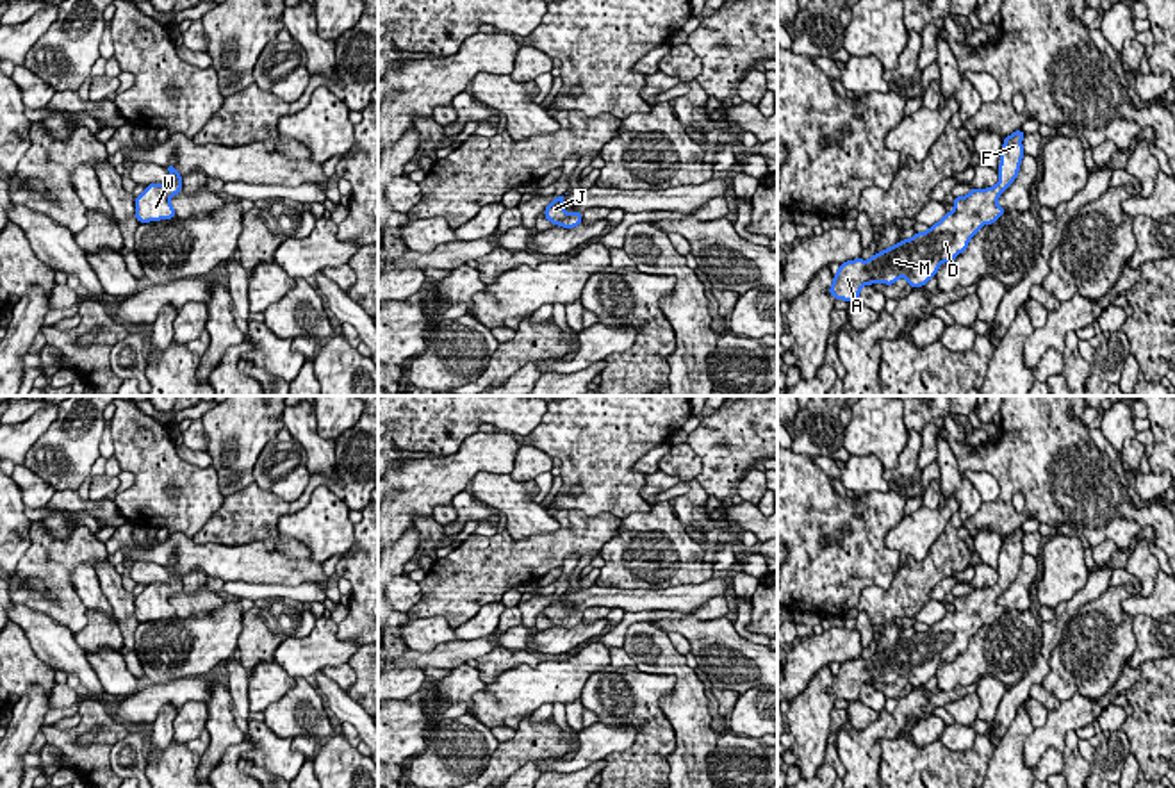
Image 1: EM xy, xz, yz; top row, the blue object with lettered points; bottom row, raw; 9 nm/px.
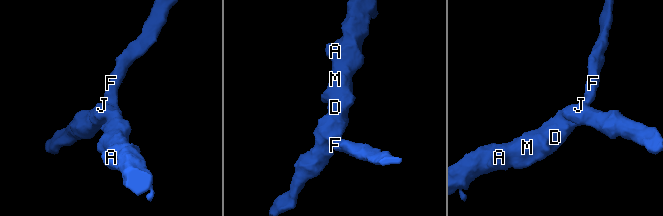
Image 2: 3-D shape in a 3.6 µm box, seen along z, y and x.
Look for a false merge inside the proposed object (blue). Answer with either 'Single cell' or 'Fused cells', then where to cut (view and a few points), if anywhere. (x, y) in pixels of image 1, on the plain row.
Single cell. No split

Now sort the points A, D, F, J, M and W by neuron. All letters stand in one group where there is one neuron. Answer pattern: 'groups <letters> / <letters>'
groups A D F J M W

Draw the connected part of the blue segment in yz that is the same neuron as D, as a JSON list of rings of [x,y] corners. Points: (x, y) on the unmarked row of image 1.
[[[1022,528],[1004,537],[998,563],[998,583],[988,588],[970,588],[966,595],[954,597],[954,610],[947,612],[938,622],[929,626],[927,631],[916,631],[911,638],[902,638],[899,644],[884,647],[872,654],[868,660],[854,658],[840,663],[829,694],[843,701],[858,701],[863,685],[886,683],[893,685],[899,677],[906,677],[908,685],[922,686],[943,661],[952,661],[959,653],[968,647],[970,638],[981,629],[982,624],[995,622],[1006,610],[997,604],[1000,594],[1015,581],[1020,570],[1023,553]]]

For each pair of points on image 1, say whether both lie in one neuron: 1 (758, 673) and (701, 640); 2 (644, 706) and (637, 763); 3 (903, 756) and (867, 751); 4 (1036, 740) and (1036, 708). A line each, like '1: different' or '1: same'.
1: same
2: same
3: different
4: different

